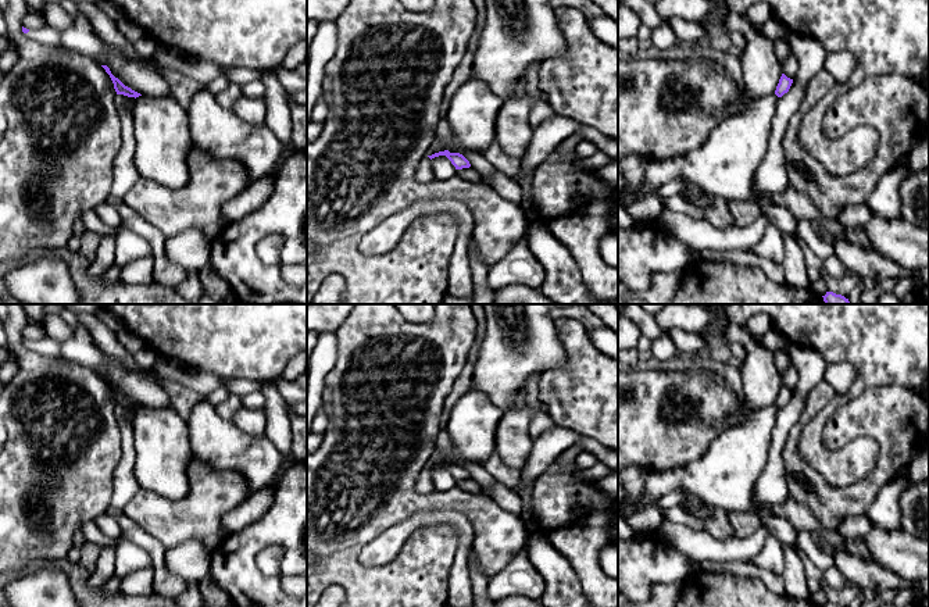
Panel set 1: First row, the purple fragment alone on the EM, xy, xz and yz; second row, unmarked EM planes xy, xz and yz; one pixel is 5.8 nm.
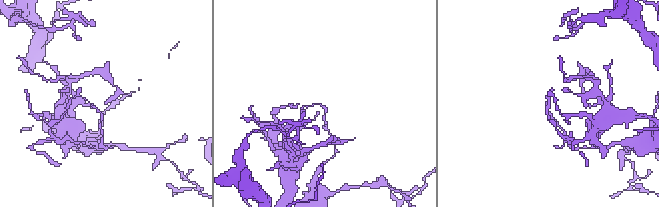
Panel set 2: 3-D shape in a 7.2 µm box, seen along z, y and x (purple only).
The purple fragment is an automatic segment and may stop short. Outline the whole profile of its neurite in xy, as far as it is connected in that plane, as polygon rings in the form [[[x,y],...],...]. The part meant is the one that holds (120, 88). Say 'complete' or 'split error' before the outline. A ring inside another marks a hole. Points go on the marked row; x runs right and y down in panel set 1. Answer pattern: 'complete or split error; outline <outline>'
complete; outline [[[101,65],[101,67],[110,75],[110,78],[111,78],[111,81],[114,83],[114,89],[115,89],[117,94],[124,94],[124,96],[135,97],[135,99],[139,97],[139,96],[142,96],[140,93],[137,93],[137,92],[132,90],[131,88],[125,86],[118,78],[115,78],[111,74],[111,71],[110,71],[110,68],[107,65]]]

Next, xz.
complete; outline [[[449,150],[439,151],[439,153],[435,153],[432,156],[428,156],[428,157],[432,160],[432,158],[439,157],[439,156],[446,156],[451,161],[451,164],[455,167],[455,169],[462,169],[462,168],[471,167],[469,161],[462,154],[450,153]]]

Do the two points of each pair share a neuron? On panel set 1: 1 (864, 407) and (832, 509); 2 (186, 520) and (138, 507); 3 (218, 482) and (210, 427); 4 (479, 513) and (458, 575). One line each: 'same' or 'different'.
1: same
2: same
3: different
4: different

